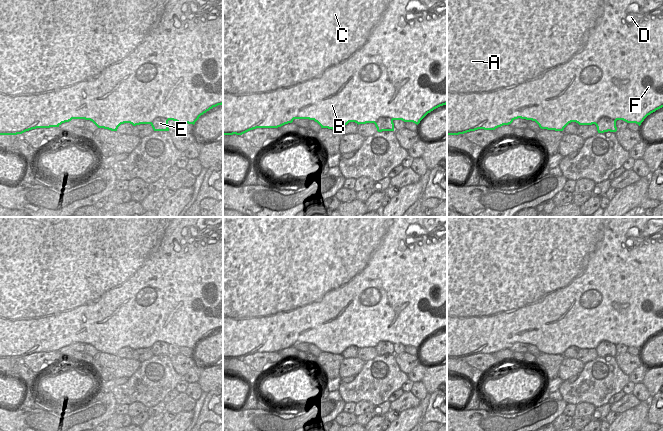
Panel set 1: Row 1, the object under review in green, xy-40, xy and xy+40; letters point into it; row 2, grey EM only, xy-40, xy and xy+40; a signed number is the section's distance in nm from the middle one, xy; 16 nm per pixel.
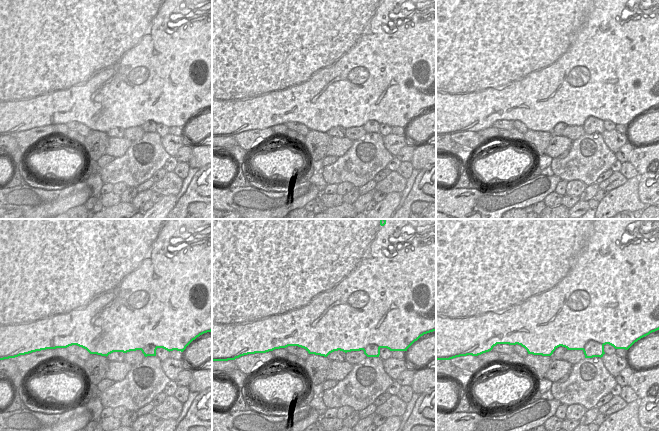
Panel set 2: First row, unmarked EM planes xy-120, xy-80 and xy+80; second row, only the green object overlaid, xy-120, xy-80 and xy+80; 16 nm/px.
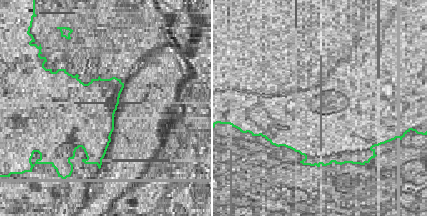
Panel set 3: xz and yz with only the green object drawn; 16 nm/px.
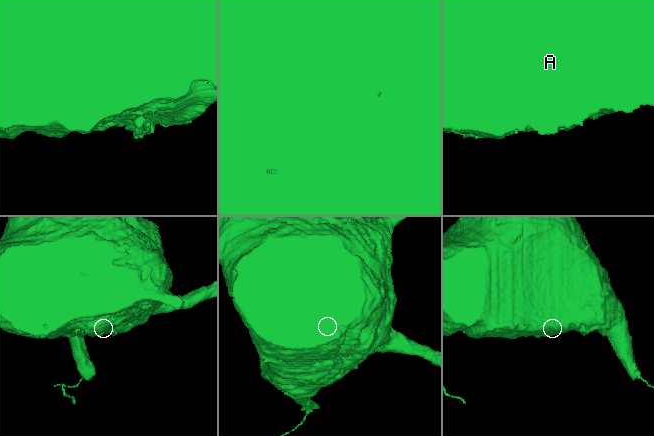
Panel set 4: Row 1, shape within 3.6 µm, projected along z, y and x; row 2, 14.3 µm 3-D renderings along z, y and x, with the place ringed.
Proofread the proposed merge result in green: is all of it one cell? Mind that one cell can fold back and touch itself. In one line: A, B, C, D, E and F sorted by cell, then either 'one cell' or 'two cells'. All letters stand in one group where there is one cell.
A B C D F / E | two cells

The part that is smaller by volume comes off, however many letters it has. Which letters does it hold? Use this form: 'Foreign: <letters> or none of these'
Foreign: E

